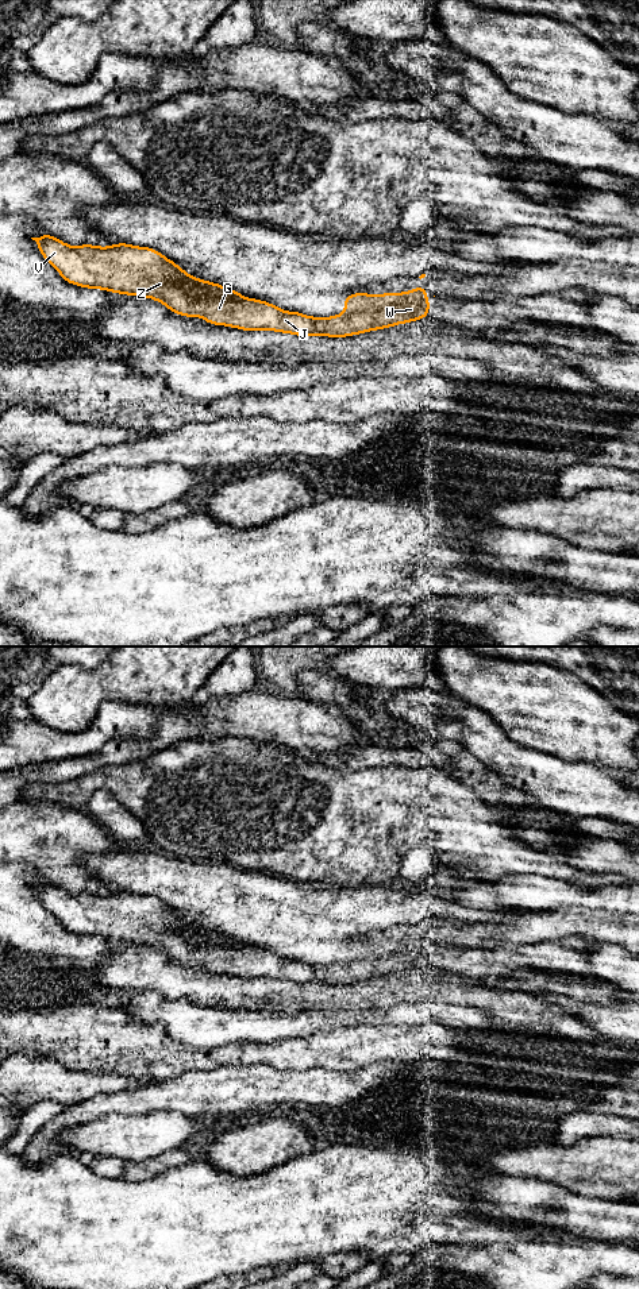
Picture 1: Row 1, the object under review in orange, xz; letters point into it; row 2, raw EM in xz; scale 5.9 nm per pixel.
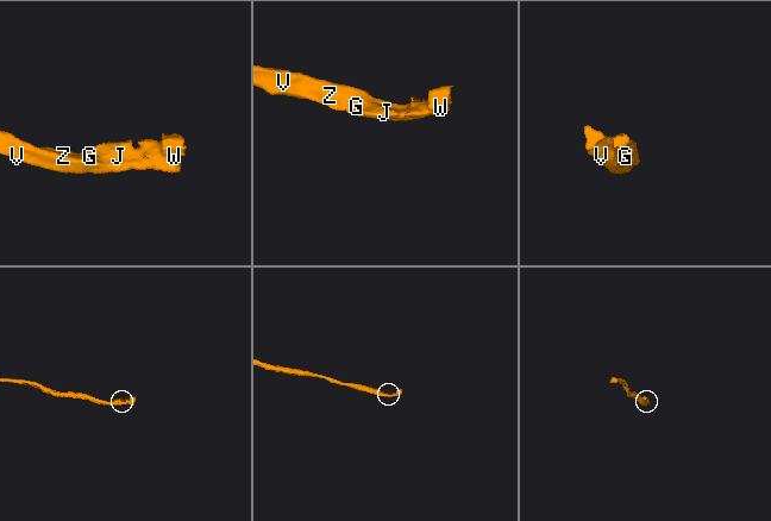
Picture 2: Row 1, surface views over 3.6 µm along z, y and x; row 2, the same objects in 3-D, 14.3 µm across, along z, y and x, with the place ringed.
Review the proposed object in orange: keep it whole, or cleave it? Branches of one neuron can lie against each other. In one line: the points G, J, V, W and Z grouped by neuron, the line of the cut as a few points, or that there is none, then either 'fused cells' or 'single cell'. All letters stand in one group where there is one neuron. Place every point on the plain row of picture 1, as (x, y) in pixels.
G J V W Z; no cut; single cell

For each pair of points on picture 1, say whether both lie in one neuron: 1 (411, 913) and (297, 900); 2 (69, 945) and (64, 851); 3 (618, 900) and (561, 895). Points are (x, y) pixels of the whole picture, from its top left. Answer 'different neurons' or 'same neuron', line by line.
1: same neuron
2: different neurons
3: same neuron

